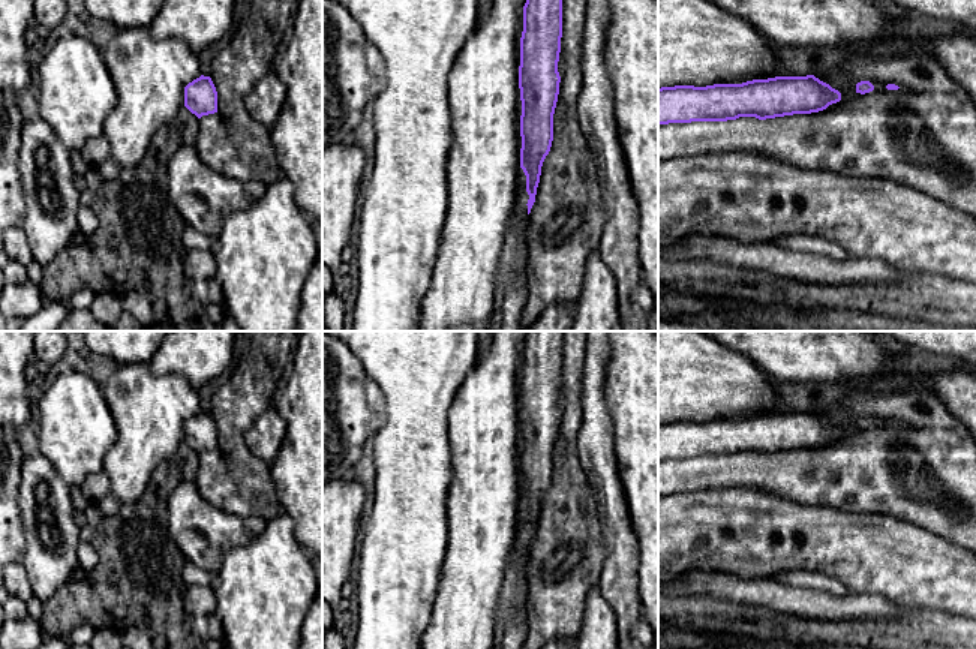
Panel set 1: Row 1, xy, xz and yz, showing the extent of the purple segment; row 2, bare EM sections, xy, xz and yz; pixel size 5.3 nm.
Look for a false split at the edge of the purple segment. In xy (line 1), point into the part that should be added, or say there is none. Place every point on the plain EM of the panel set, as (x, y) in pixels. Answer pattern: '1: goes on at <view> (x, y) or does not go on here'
1: does not go on here

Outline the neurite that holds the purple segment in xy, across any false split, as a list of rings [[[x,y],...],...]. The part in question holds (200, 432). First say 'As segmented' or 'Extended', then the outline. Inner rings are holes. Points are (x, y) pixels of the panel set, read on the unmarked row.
As segmented. [[[201,411],[184,423],[184,442],[198,454],[217,448],[217,427],[210,412]]]

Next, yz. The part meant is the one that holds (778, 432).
As segmented. [[[814,411],[775,412],[706,423],[661,423],[658,424],[658,462],[811,450],[840,436],[841,429]]]

